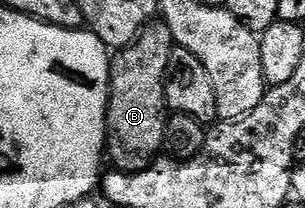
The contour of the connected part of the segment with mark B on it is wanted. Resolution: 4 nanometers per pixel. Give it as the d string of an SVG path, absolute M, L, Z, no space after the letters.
M162 21L148 23L142 35L111 61L111 100L107 103L106 158L117 171L145 171L160 158L169 108L165 97L169 57L176 49L173 33Z

